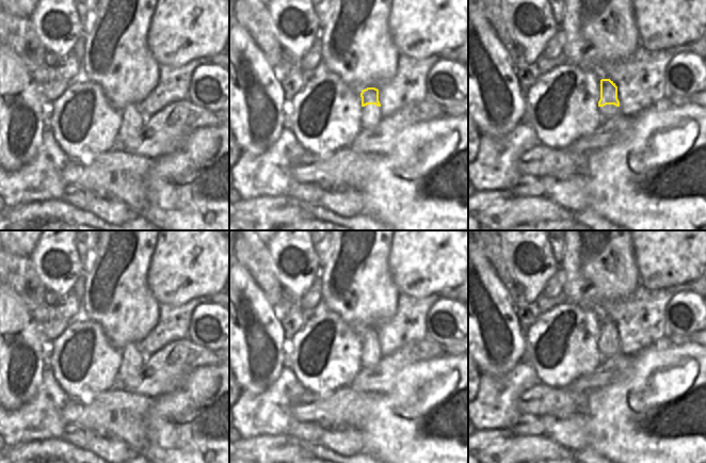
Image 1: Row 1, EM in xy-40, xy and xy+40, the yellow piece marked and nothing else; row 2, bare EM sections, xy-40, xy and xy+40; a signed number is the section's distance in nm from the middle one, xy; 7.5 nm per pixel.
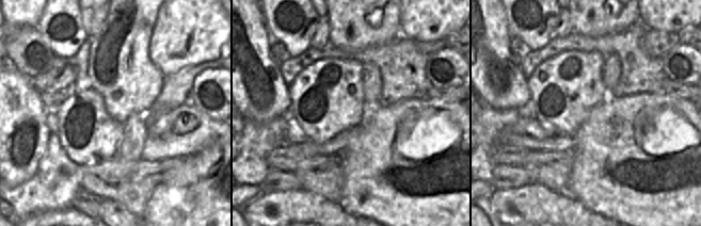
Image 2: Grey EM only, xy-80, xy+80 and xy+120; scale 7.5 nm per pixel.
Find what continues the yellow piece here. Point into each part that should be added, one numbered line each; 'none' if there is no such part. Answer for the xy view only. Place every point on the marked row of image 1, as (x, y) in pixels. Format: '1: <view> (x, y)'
1: xy (371, 116)

